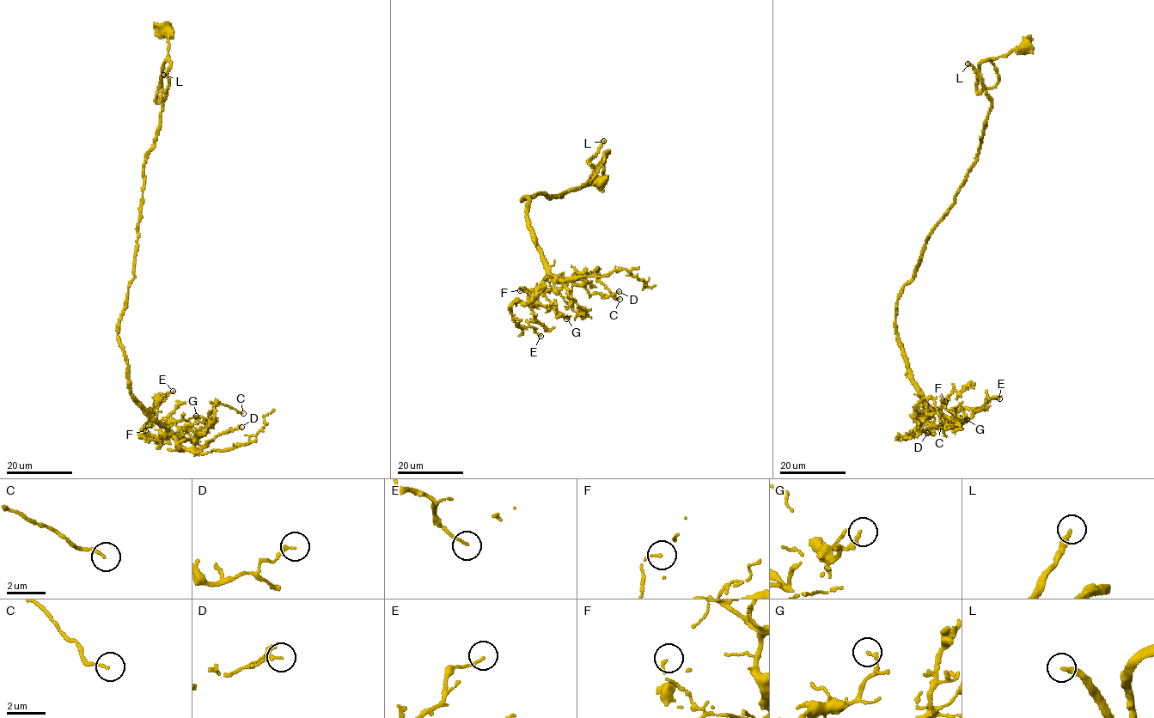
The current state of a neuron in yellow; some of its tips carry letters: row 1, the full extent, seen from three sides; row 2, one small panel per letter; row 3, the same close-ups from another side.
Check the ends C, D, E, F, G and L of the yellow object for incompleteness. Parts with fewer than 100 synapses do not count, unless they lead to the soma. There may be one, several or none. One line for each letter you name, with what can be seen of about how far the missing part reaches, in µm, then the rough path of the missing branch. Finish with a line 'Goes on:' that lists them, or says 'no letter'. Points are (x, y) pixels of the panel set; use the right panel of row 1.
L: 80 µm | (967, 63), (920, 56), (881, 55), (854, 62), (839, 57), (818, 61), (812, 68), (777, 70), (804, 52)
Goes on: L

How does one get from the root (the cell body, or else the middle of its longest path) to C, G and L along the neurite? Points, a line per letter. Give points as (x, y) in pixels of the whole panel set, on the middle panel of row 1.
C: (600, 180), (609, 152), (584, 187), (522, 199), (552, 276), (596, 268), (619, 299)
G: (600, 180), (609, 152), (584, 187), (522, 199), (529, 199), (527, 222), (547, 269), (538, 301), (566, 319)
L: (600, 180), (603, 176), (605, 158), (592, 177), (594, 168), (589, 163), (603, 141)

